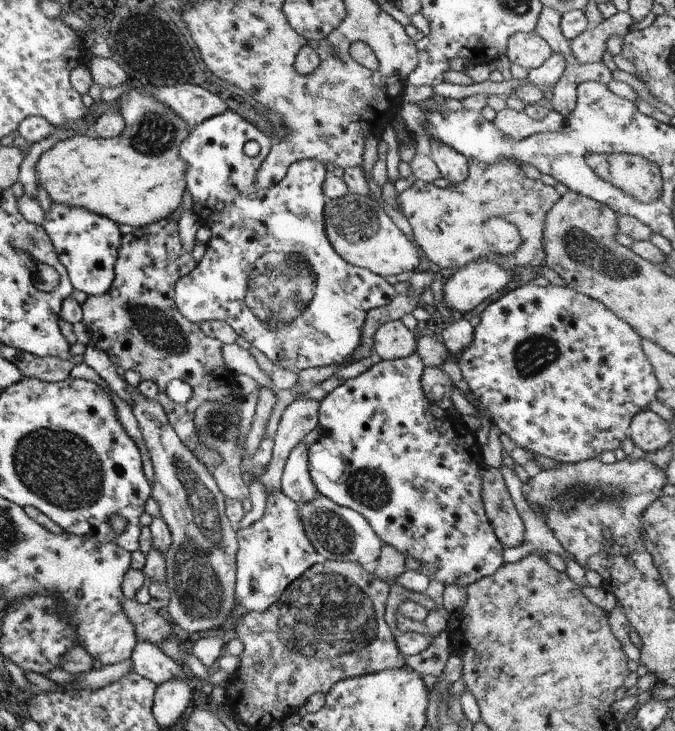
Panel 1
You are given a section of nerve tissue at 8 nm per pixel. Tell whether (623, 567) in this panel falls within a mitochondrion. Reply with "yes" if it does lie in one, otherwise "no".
no

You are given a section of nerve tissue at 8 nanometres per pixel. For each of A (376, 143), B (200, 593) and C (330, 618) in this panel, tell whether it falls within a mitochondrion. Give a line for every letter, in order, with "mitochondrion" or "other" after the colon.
A: other
B: mitochondrion
C: mitochondrion

